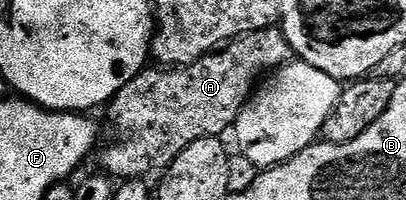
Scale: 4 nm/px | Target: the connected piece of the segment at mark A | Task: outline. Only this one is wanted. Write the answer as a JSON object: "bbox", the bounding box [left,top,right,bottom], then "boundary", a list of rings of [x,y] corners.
{"bbox":[97,27,292,179],"boundary":[[[271,27],[236,37],[215,49],[209,57],[202,57],[191,65],[143,69],[109,102],[110,121],[118,138],[102,154],[97,154],[102,164],[99,165],[101,172],[115,179],[146,179],[157,169],[158,172],[166,170],[178,158],[180,151],[192,147],[196,139],[221,138],[222,133],[229,134],[235,128],[242,109],[254,97],[259,82],[291,61],[292,50],[288,39],[281,28]]]}

